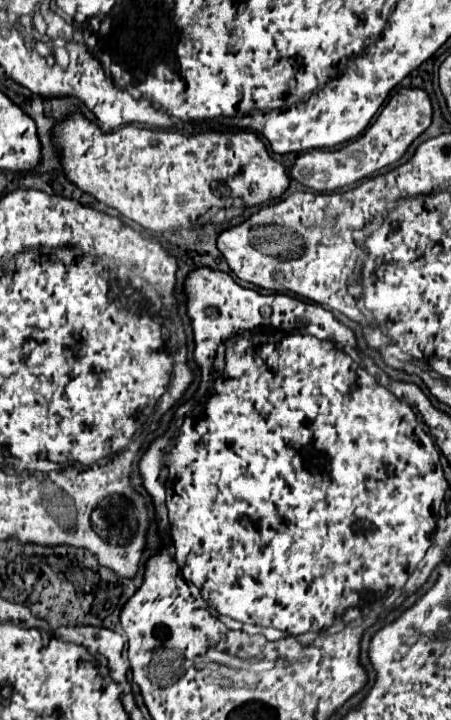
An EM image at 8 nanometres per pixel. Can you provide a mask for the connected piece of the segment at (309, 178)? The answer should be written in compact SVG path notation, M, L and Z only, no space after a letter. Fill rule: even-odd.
M399 88L389 98L377 120L357 140L337 150L311 150L301 154L289 170L289 178L297 180L303 186L309 186L315 192L333 192L351 186L357 180L367 178L389 164L395 164L405 154L409 144L429 128L431 116L433 106L423 88Z

